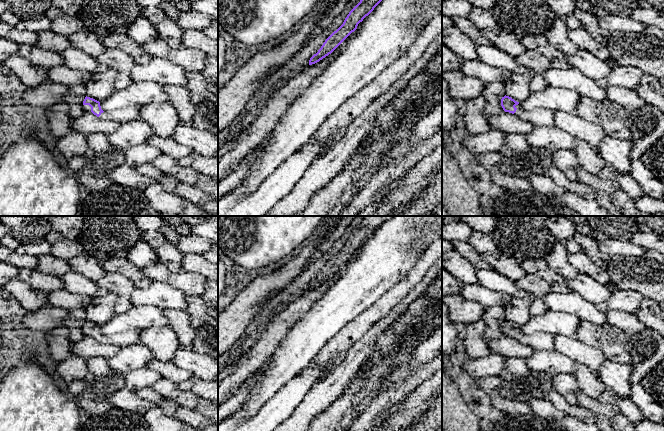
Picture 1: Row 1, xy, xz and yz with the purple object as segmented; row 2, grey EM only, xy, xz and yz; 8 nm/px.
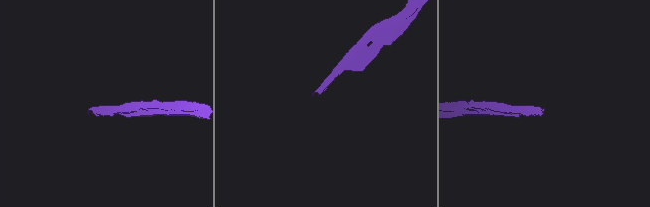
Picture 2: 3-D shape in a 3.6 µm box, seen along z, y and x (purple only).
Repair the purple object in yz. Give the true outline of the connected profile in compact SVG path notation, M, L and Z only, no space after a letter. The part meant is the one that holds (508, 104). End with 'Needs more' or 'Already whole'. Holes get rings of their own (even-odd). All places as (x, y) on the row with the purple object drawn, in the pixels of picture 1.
M506 95L501 99L501 106L505 112L512 113L521 120L528 121L534 126L554 125L552 110L546 108L525 110L519 105L519 102Z. Needs more

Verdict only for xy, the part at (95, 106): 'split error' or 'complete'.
split error

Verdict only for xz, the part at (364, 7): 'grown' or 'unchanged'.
unchanged

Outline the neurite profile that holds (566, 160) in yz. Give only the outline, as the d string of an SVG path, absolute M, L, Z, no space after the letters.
M554 150L553 165L560 169L570 181L577 181L577 173L581 168L578 157L572 150Z

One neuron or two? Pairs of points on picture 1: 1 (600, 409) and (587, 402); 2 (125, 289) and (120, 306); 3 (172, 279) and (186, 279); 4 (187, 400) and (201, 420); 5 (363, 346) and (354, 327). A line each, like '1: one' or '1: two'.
1: one
2: one
3: one
4: two
5: two

